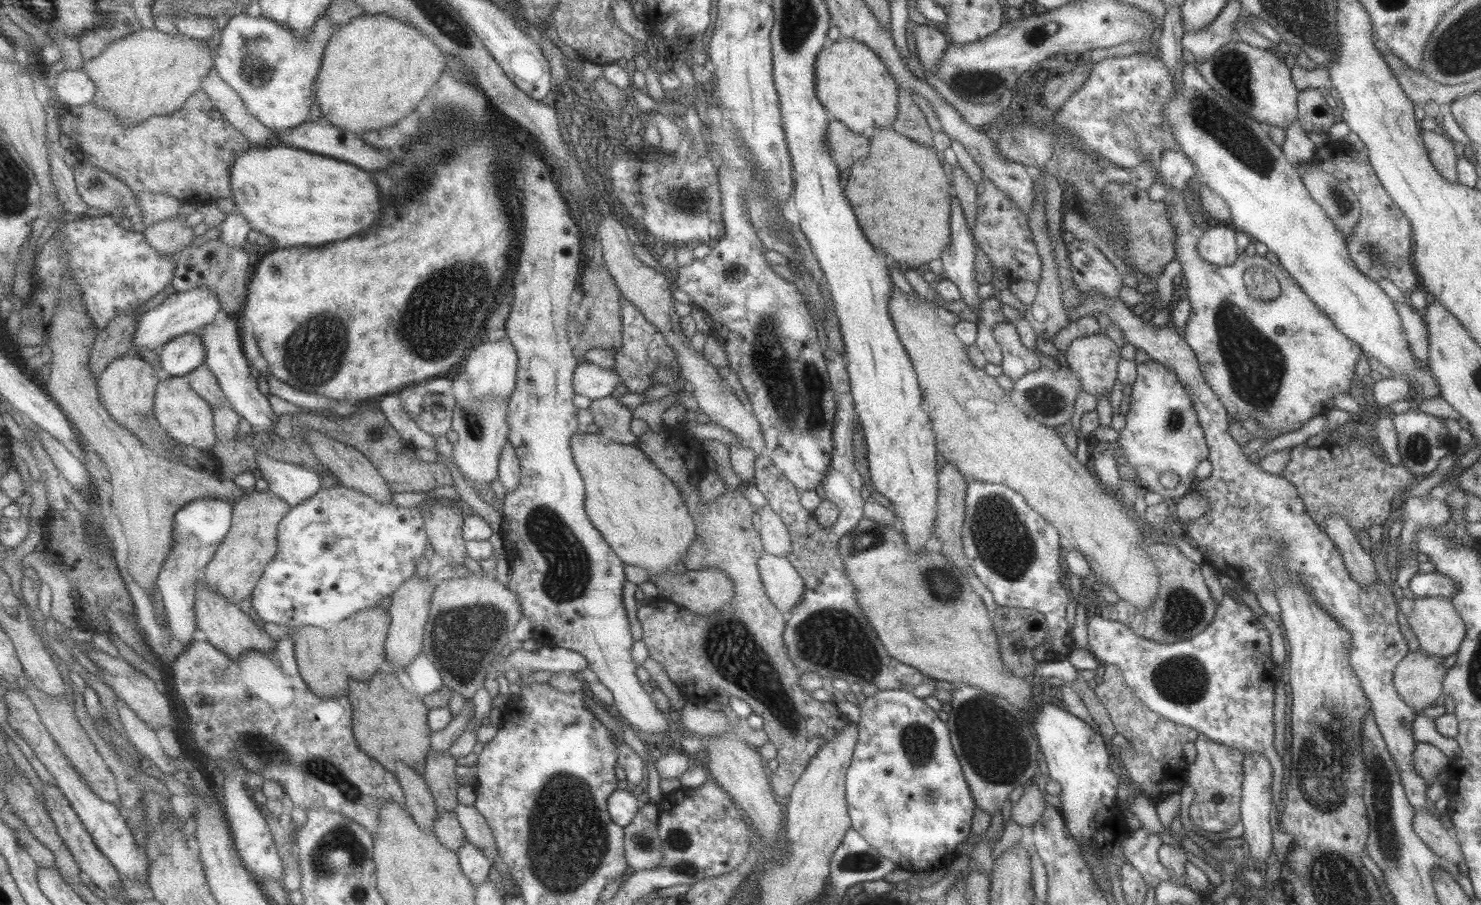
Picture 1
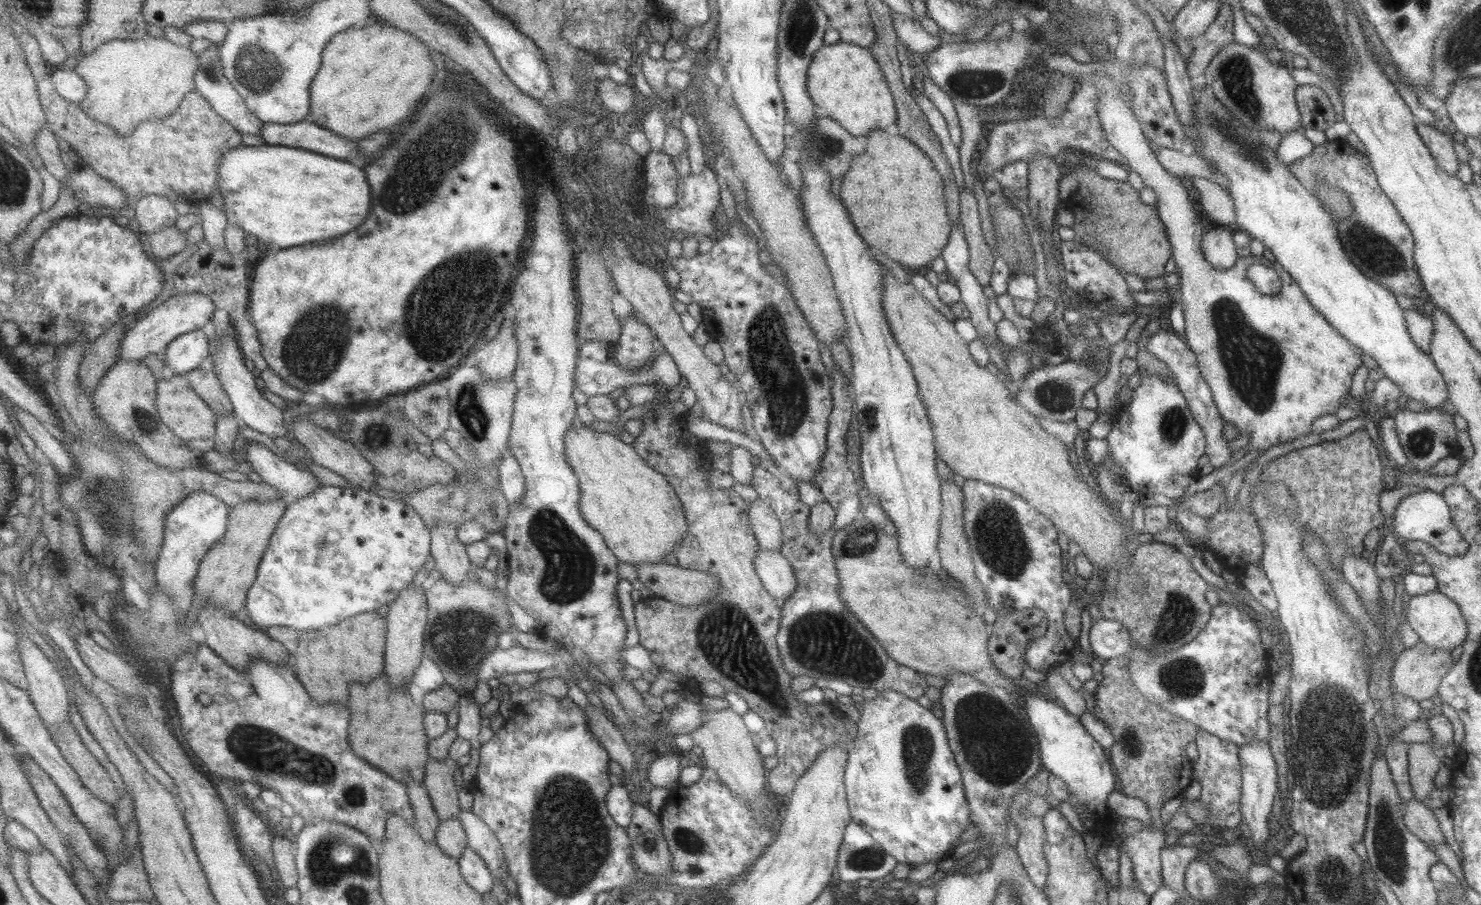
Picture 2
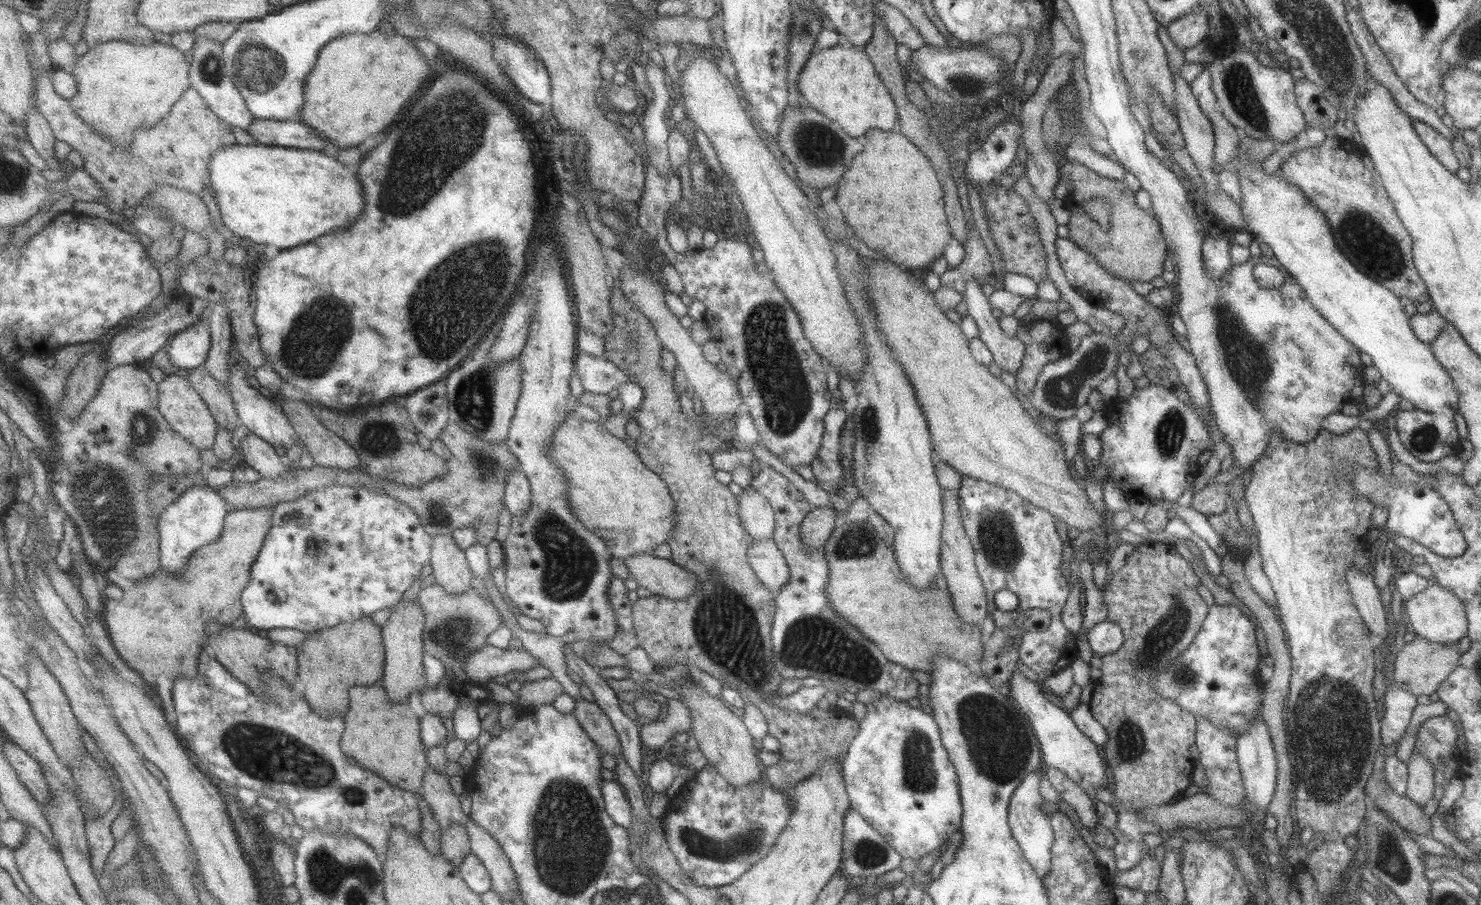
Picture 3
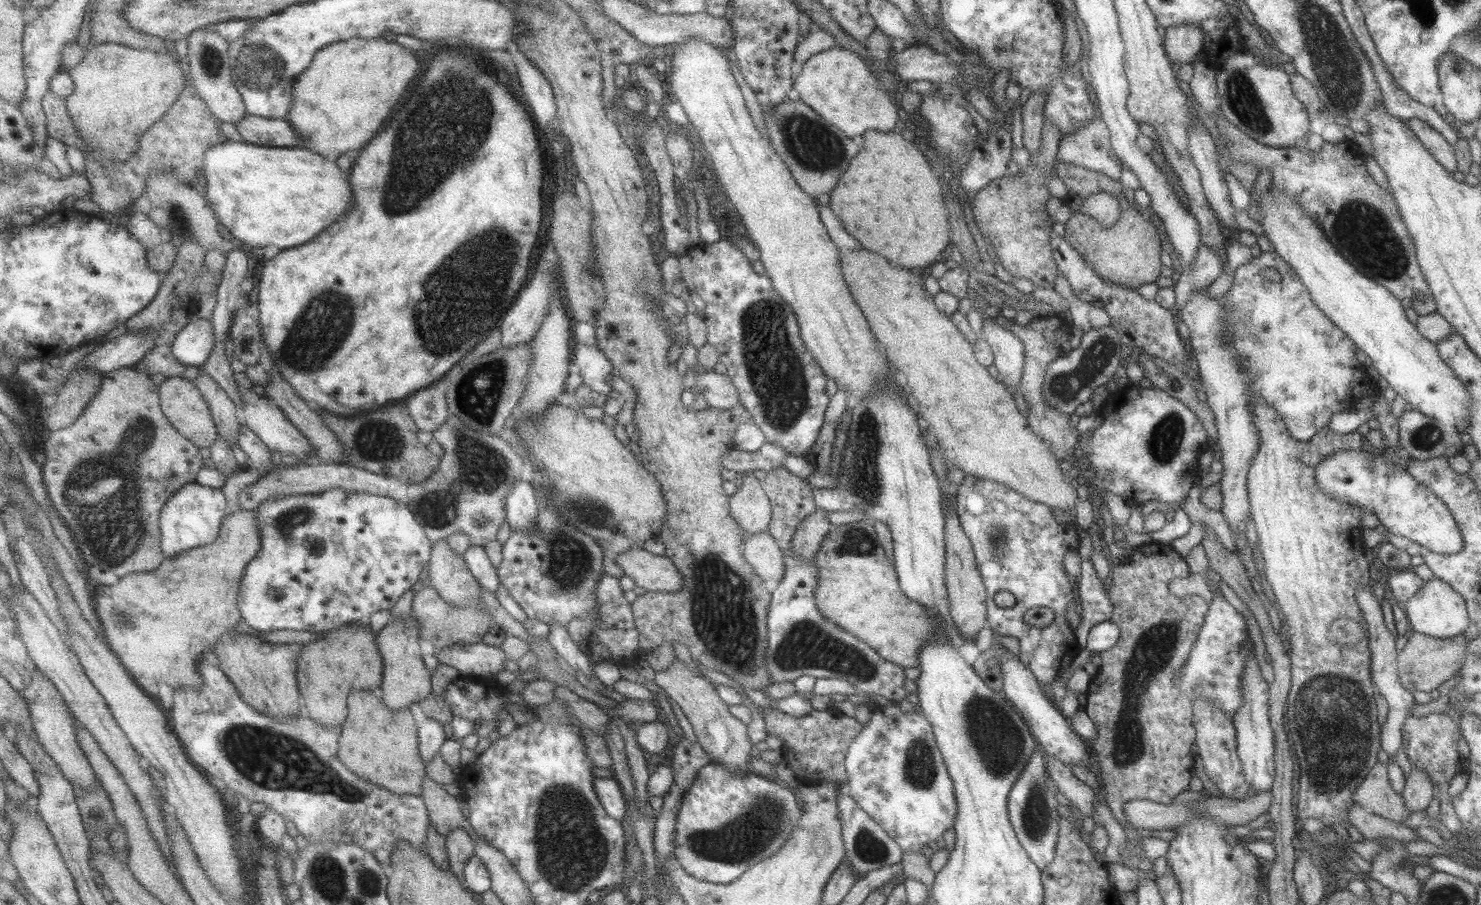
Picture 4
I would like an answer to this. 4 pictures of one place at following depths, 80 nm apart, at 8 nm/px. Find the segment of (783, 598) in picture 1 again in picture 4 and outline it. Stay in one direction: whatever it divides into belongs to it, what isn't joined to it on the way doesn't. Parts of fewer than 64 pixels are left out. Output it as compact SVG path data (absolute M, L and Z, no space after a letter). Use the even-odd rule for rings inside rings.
M767 532L748 536L742 547L742 555L763 582L769 579L781 580L784 573L782 552Z

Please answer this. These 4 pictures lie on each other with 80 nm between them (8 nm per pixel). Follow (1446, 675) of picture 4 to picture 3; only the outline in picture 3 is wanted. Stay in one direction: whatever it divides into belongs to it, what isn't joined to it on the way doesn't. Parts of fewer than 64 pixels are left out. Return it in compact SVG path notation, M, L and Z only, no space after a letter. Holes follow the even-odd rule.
M1415 635L1411 642L1405 643L1396 654L1393 662L1393 680L1399 688L1419 696L1420 694L1430 695L1436 692L1440 682L1443 682L1448 674L1458 665L1460 653L1457 651L1457 642L1438 643L1429 642L1422 636Z

